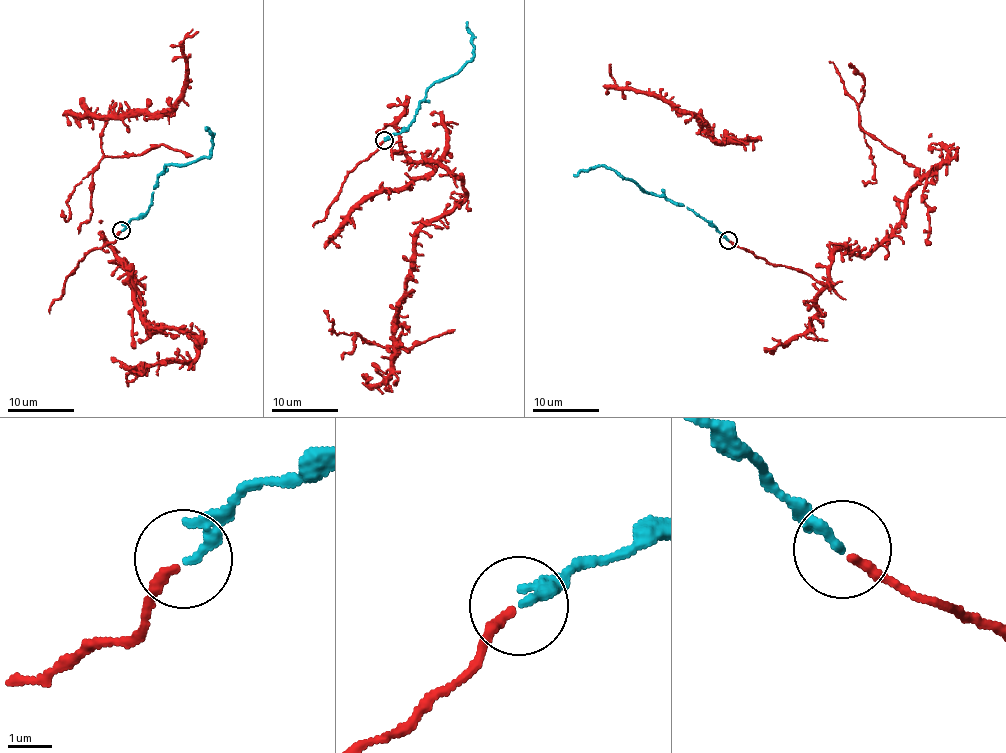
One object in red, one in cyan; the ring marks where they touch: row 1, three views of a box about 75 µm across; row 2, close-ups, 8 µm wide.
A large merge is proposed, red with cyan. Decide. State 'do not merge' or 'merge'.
merge

